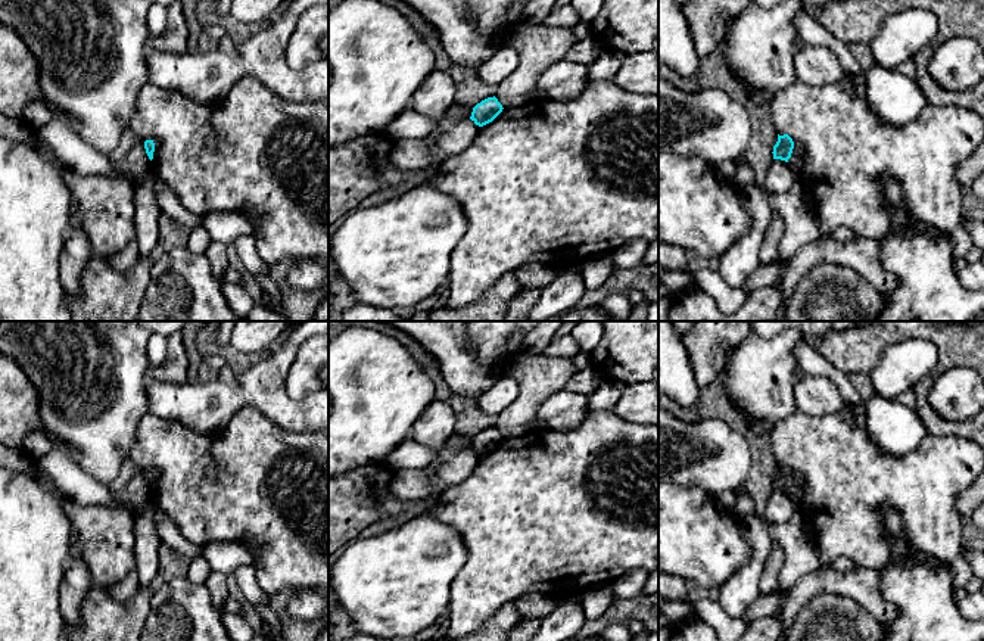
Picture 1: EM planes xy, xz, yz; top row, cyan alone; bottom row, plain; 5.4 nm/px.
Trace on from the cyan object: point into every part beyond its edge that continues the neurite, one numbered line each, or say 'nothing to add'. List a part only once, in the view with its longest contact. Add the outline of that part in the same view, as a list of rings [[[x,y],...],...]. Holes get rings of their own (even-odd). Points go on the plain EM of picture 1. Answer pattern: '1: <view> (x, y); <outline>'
nothing to add

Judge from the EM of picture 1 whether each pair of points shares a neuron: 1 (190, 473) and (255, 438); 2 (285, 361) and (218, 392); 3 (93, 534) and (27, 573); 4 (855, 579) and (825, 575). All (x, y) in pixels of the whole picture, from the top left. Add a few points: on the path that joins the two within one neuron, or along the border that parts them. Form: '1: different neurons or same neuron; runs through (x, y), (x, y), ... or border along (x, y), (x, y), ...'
1: same neuron; runs through (206, 472), (221, 472), (239, 454)
2: same neuron; runs through (268, 376), (252, 392), (234, 392)
3: different neurons; border along (64, 512), (69, 520), (72, 551)
4: same neuron; runs through (847, 579), (833, 579)

